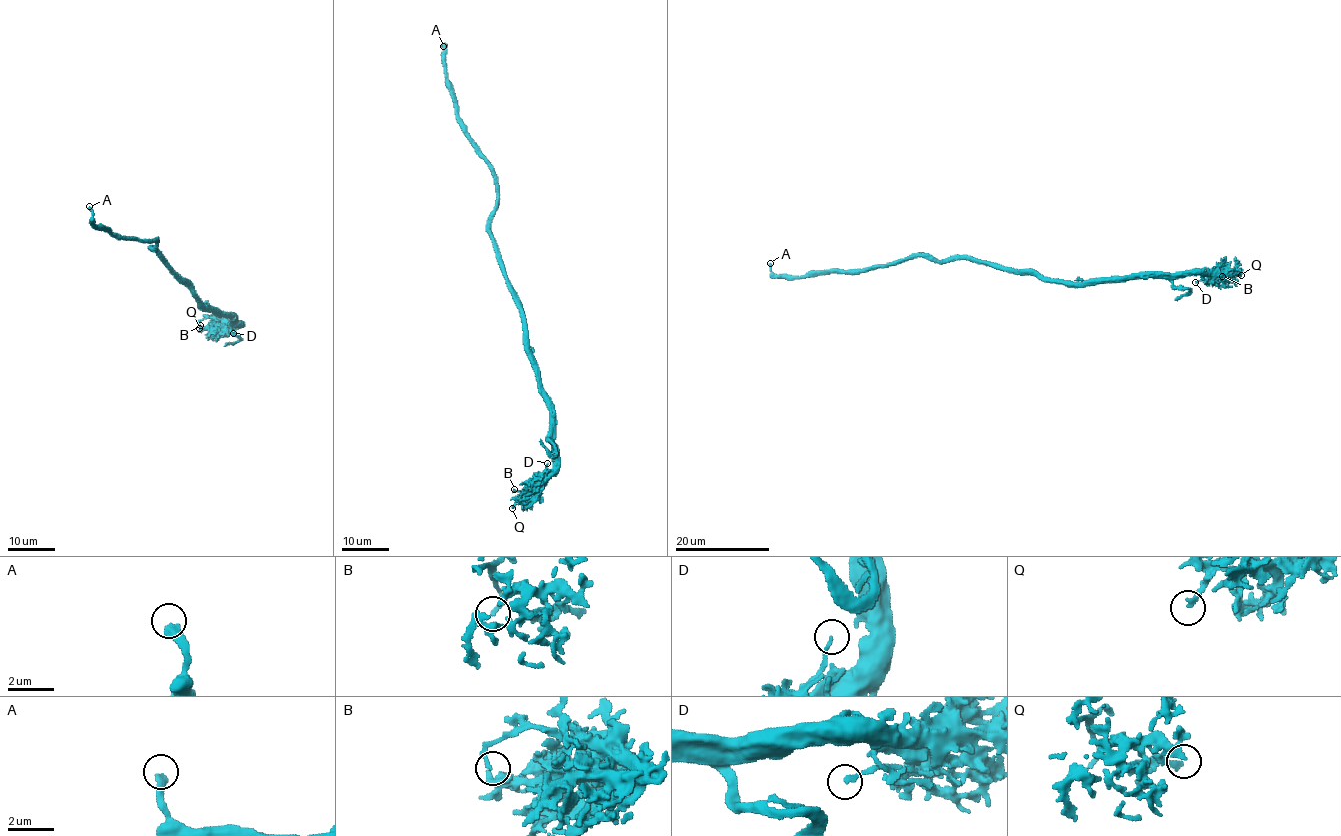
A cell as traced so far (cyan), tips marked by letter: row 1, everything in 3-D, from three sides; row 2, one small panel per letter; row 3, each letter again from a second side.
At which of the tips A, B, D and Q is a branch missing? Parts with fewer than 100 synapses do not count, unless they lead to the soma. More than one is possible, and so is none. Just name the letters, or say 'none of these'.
none of these

